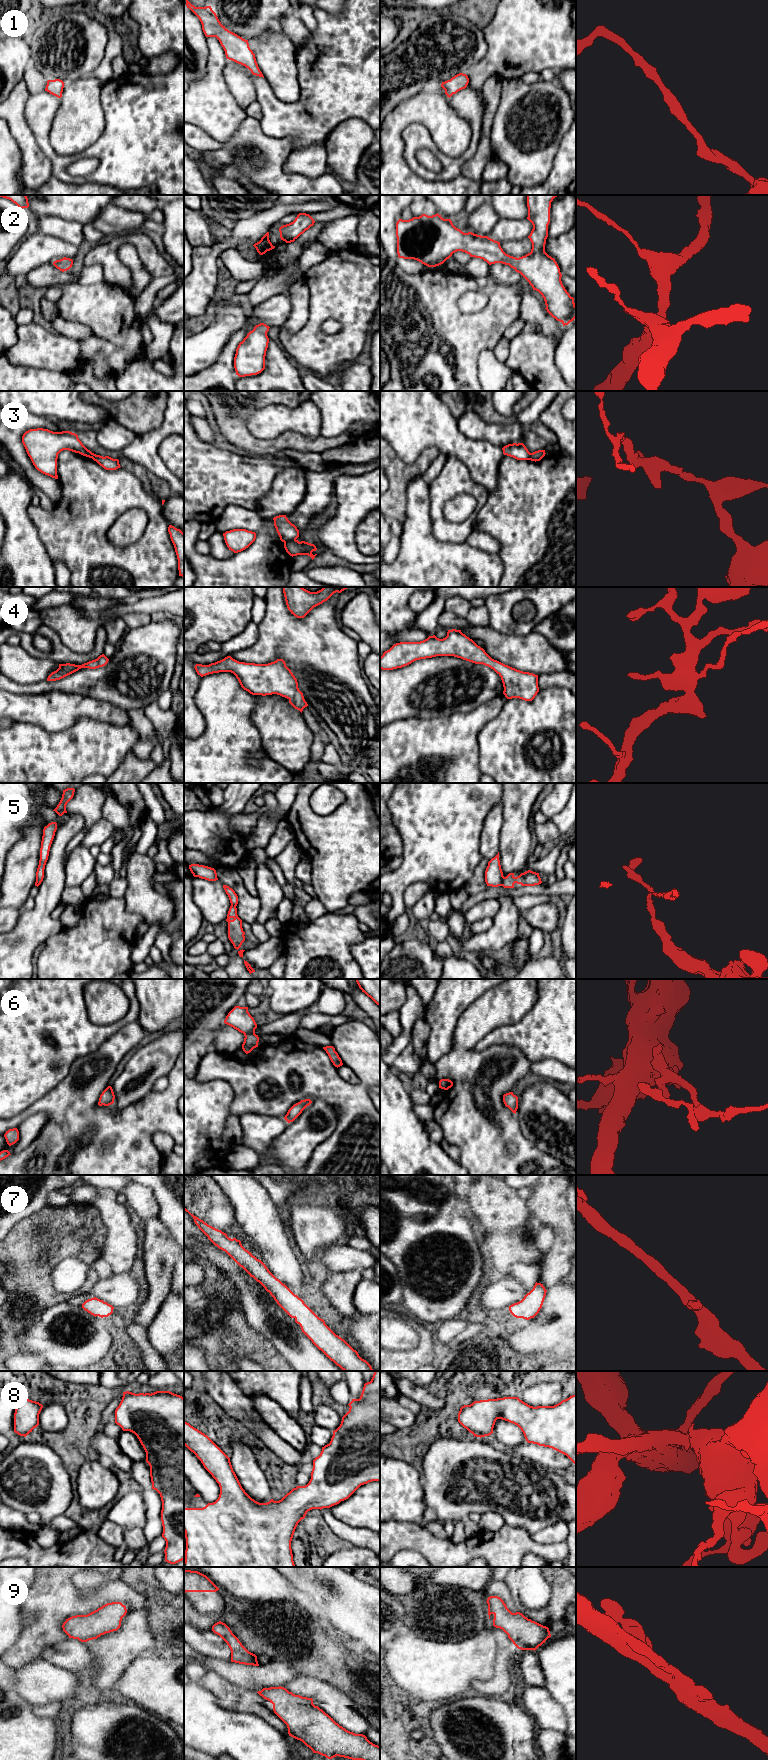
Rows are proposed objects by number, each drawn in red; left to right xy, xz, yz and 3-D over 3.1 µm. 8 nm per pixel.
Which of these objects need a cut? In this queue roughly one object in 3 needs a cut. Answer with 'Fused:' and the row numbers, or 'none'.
Fused: 3, 5

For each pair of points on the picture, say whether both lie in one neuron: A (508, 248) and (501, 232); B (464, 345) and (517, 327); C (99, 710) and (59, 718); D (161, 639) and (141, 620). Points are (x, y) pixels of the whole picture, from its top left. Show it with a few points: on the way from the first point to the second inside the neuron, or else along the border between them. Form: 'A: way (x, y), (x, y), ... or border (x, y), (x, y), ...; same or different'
A: border (527, 237), (521, 240), (504, 240), (500, 242); different
B: border (519, 316), (506, 328), (503, 336); different
C: way (89, 710), (69, 710); same
D: border (151, 621), (128, 630); different

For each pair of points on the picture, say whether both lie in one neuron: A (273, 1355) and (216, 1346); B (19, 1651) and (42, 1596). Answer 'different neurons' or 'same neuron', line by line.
A: same neuron
B: same neuron

